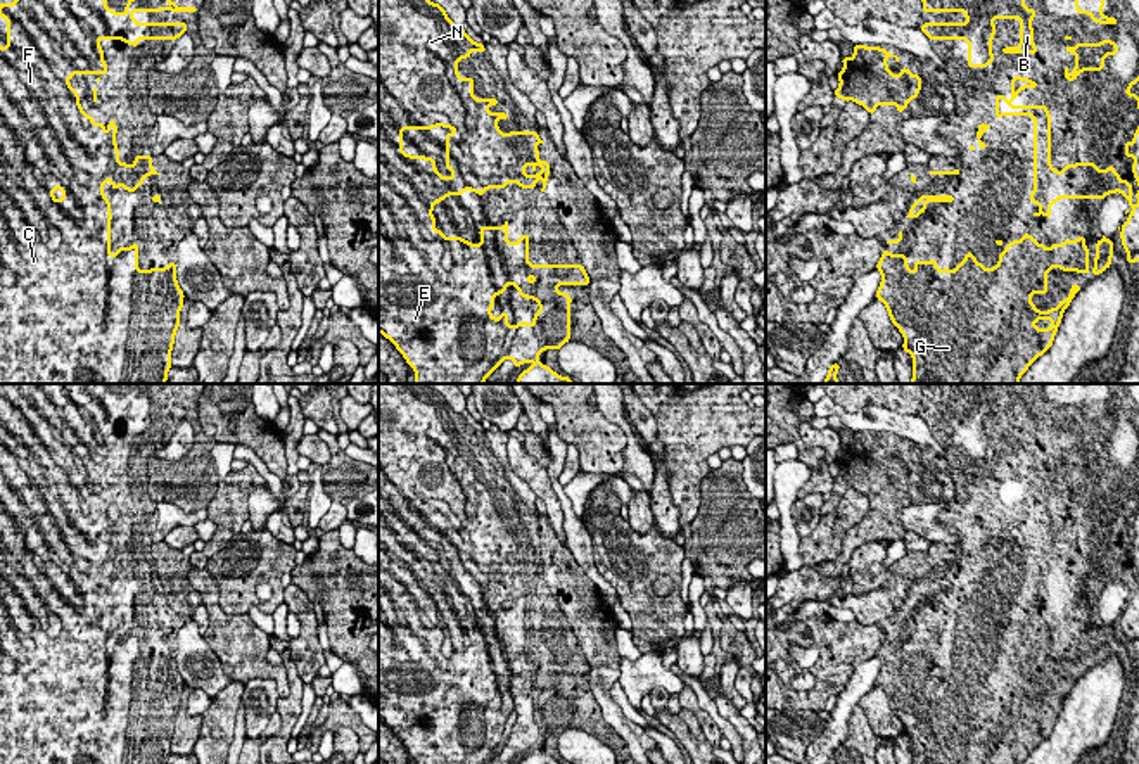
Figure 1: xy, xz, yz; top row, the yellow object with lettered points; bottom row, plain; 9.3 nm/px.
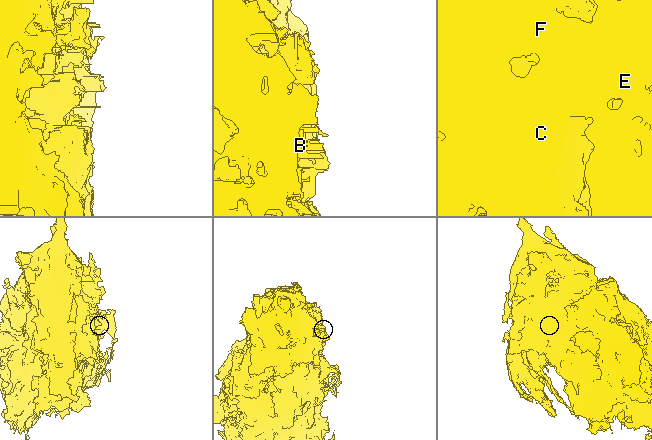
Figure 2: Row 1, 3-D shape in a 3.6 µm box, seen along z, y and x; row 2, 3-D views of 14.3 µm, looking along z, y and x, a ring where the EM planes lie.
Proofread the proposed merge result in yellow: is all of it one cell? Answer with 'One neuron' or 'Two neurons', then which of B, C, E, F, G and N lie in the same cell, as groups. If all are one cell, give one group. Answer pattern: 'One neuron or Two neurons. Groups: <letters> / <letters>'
One neuron. Groups: B C E F G N

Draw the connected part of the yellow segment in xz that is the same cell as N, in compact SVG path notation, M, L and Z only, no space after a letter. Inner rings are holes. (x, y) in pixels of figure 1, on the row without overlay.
M379 384L379 719L396 733L417 764L489 764L505 745L510 745L513 754L534 750L519 764L560 764L538 743L570 728L574 686L557 674L589 672L584 653L531 652L529 621L510 631L508 608L503 614L480 614L479 633L463 624L444 624L442 617L436 615L432 596L448 583L460 584L467 577L484 583L487 576L505 576L508 570L536 576L539 565L544 579L551 557L548 548L539 546L536 532L544 529L538 519L503 520L496 508L508 506L510 501L487 498L489 493L498 493L498 486L474 484L474 465L461 465L458 460L458 448L468 446L472 439L487 437L456 413L439 391L427 384ZM436 513L453 517L446 520L446 557L453 558L449 565L436 557L432 544L410 543L403 538L404 515L429 519ZM510 671L519 676L519 683L539 691L531 712L520 709L510 714L508 700L498 700L498 707L491 702L494 683L501 683Z

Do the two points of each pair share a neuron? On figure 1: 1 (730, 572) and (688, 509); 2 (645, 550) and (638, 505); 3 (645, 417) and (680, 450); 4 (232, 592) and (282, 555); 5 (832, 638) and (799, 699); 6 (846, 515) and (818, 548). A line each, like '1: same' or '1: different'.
1: different
2: different
3: different
4: same
5: same
6: same

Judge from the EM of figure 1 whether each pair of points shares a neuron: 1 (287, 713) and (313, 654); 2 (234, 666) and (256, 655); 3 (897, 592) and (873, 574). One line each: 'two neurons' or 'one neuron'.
1: two neurons
2: one neuron
3: two neurons

